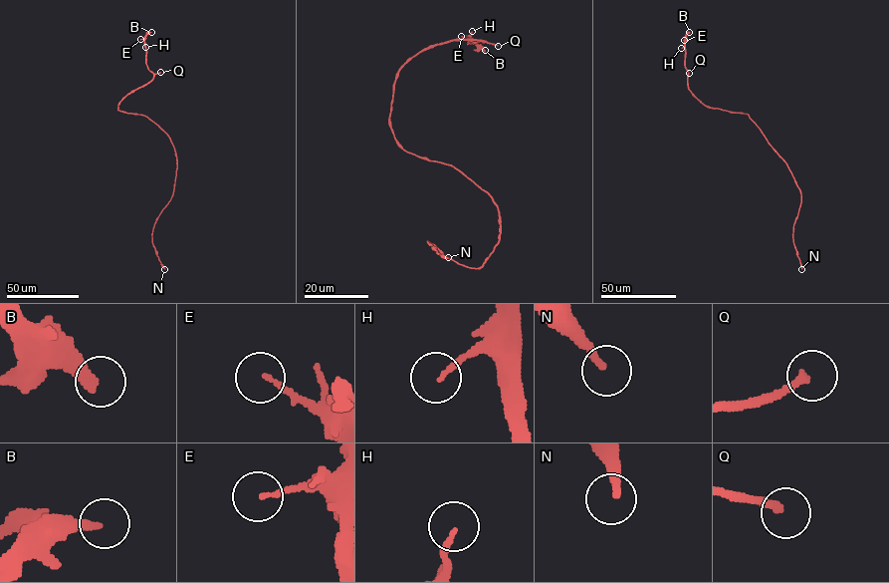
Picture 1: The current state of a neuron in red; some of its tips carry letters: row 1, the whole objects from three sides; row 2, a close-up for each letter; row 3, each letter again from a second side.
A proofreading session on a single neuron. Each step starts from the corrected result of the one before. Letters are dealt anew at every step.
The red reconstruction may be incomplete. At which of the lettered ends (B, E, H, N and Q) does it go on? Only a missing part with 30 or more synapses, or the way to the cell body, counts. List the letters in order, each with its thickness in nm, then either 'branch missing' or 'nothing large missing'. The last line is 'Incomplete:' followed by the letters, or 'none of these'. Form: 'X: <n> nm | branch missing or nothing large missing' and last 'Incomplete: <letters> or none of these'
B: 340 nm | branch missing
E: 130 nm | nothing large missing
H: 140 nm | nothing large missing
N: 220 nm | nothing large missing
Q: 220 nm | branch missing
Incomplete: B, Q

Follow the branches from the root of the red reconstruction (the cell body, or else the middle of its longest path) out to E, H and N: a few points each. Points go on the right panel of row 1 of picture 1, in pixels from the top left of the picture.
E: (755, 123), (748, 114), (707, 107), (692, 94), (685, 66), (684, 40)
H: (755, 123), (748, 114), (707, 107), (692, 94), (688, 88), (685, 49), (681, 48)
N: (755, 123), (786, 163), (799, 190), (801, 201), (793, 225), (793, 241), (801, 269)

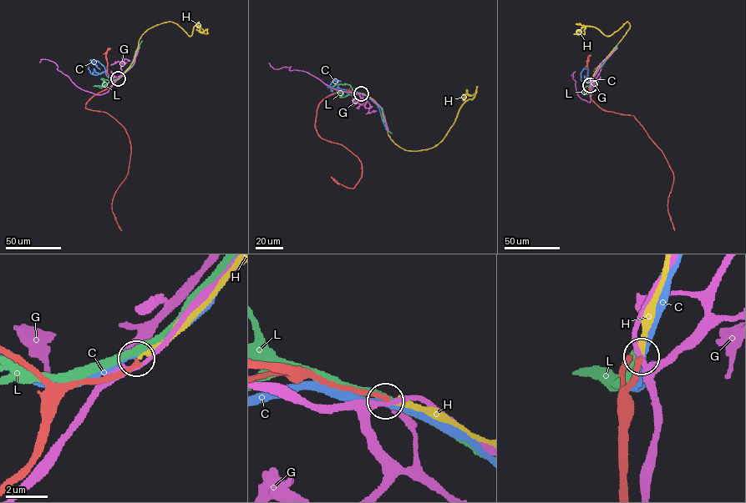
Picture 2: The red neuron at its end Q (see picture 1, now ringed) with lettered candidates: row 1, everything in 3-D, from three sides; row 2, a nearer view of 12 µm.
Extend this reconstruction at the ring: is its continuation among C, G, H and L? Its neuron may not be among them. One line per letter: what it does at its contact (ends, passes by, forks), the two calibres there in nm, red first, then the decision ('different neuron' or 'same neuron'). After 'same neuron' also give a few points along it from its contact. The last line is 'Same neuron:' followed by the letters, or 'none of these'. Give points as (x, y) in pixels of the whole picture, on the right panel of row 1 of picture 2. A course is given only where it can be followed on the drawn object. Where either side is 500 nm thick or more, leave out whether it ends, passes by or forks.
C: it passes by | 240/260 nm | different neuron
G: it passes by | 260/280 nm | different neuron
H: it ends | 240/240 nm | same neuron | via (590, 85), (630, 26), (627, 22), (606, 36), (591, 26), (581, 31)
L: it passes by | 240/340 nm | different neuron
Same neuron: H

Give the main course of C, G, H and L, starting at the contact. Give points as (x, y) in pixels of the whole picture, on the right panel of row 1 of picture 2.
C: (590, 85), (587, 68), (581, 71), (581, 77)
G: (590, 85), (589, 103), (581, 99), (576, 92), (575, 82), (572, 78), (575, 71), (570, 75)
H: (590, 85), (630, 26), (627, 22), (606, 36), (591, 26), (581, 31)
L: (590, 85), (593, 77), (618, 43)

